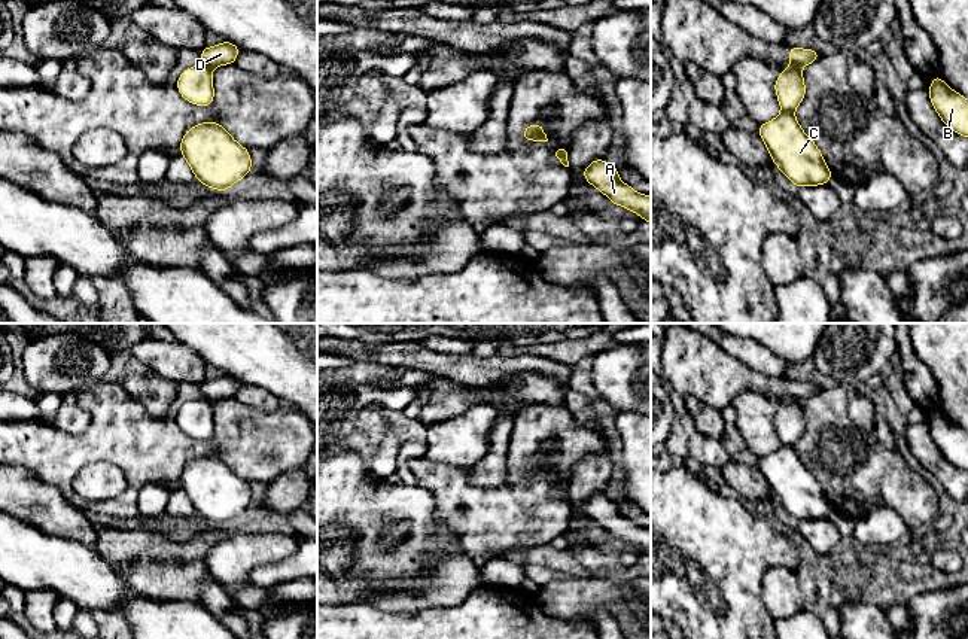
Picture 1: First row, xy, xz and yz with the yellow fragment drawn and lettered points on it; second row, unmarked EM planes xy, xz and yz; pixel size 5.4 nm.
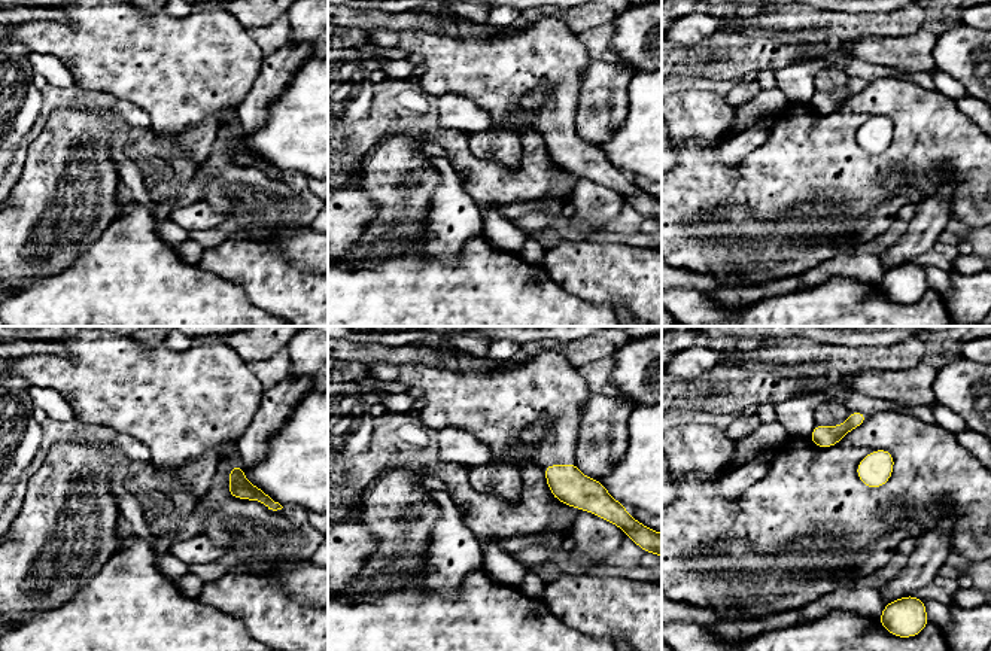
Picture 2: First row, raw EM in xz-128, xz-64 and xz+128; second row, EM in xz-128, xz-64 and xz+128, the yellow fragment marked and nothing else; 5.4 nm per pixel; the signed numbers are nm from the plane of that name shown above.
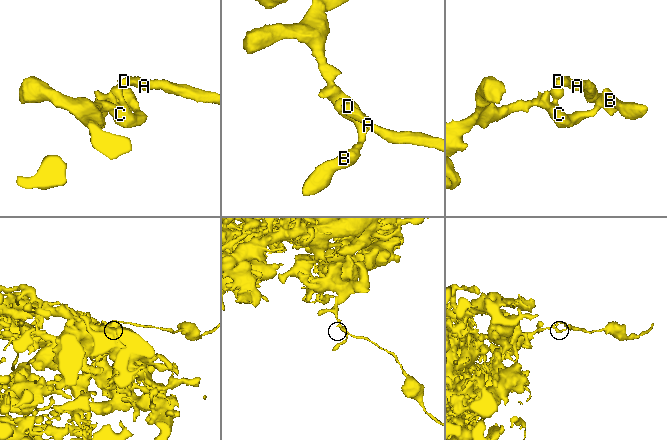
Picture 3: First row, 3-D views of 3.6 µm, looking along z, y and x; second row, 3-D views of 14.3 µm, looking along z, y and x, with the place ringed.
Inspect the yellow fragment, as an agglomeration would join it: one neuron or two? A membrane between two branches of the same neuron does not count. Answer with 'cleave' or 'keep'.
cleave

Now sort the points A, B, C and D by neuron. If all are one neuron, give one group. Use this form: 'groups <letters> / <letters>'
groups A D / B C

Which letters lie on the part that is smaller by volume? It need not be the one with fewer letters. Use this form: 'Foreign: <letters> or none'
Foreign: A, D

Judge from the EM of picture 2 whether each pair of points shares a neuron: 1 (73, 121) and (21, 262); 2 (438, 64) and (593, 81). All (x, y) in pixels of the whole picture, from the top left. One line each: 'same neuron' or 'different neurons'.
1: same neuron
2: different neurons

